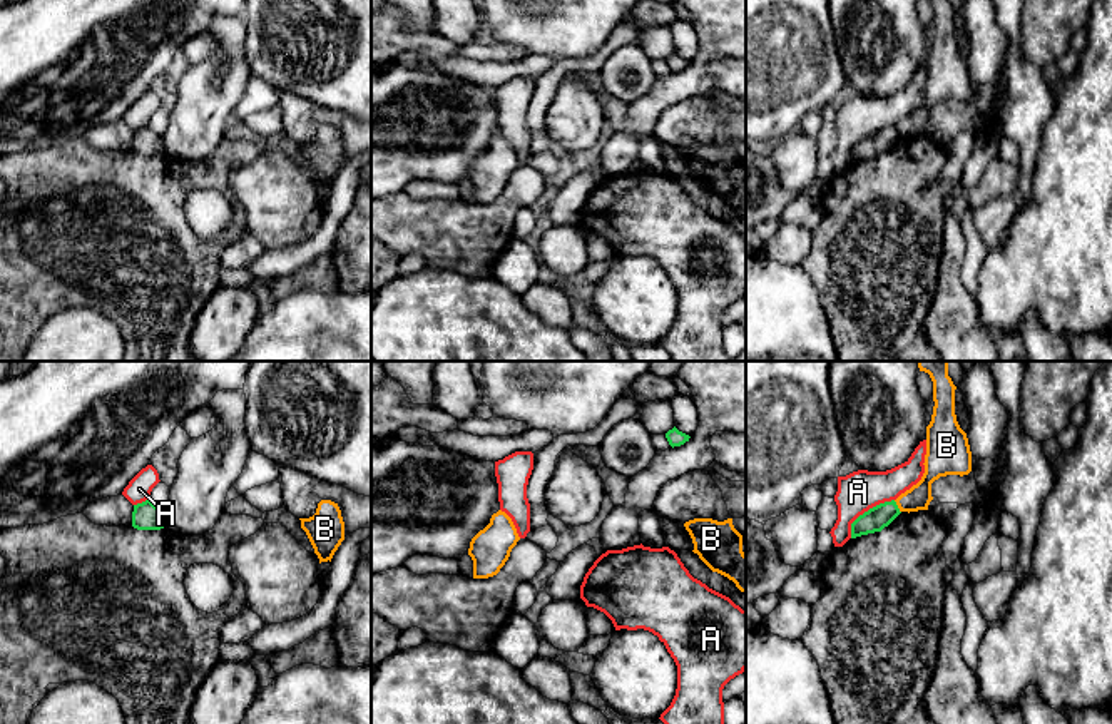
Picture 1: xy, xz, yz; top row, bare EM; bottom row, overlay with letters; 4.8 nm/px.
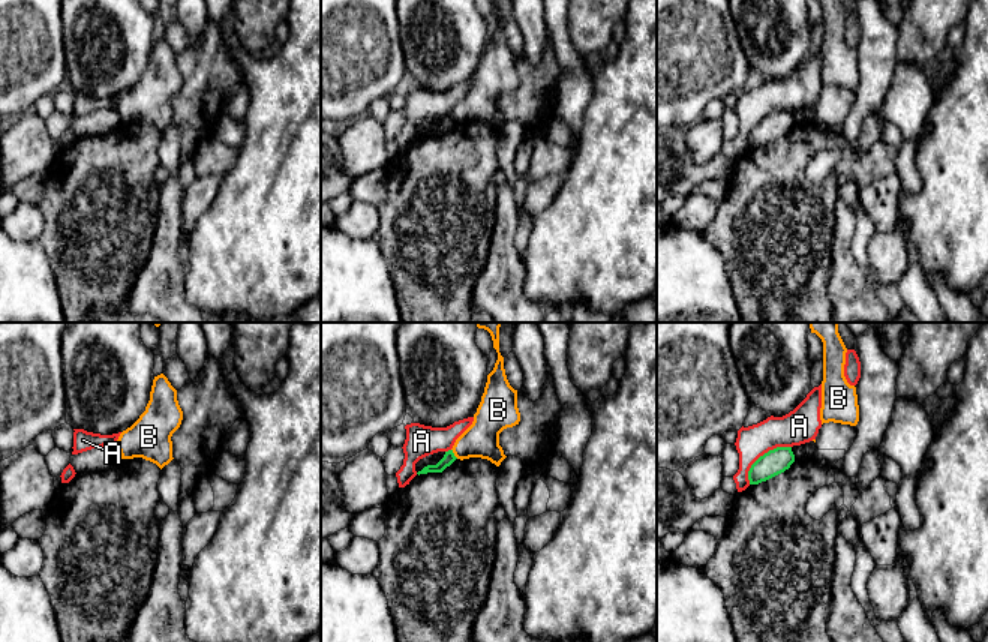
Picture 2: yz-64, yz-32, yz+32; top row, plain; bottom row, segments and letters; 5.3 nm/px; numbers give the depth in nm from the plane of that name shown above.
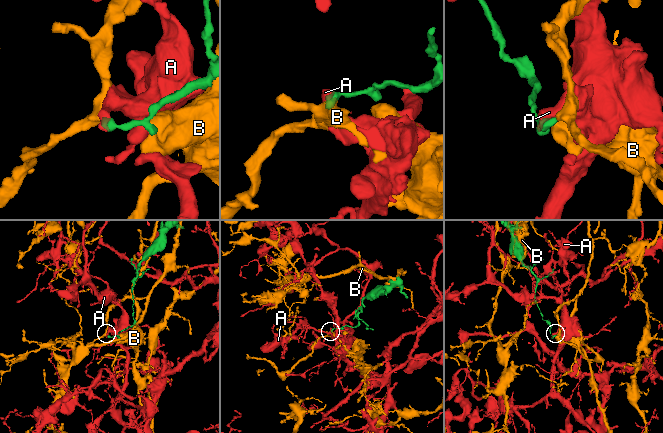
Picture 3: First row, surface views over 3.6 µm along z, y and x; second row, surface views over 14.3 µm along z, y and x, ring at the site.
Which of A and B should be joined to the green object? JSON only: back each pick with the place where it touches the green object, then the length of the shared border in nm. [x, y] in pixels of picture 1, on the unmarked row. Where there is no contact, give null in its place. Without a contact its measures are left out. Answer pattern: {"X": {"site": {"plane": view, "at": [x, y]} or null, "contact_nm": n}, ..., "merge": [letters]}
{"merge": []}

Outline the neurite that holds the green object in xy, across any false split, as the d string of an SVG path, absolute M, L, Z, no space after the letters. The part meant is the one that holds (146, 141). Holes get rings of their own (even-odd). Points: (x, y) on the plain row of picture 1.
M150 125L134 130L132 152L137 156L161 156L164 154L162 135Z

